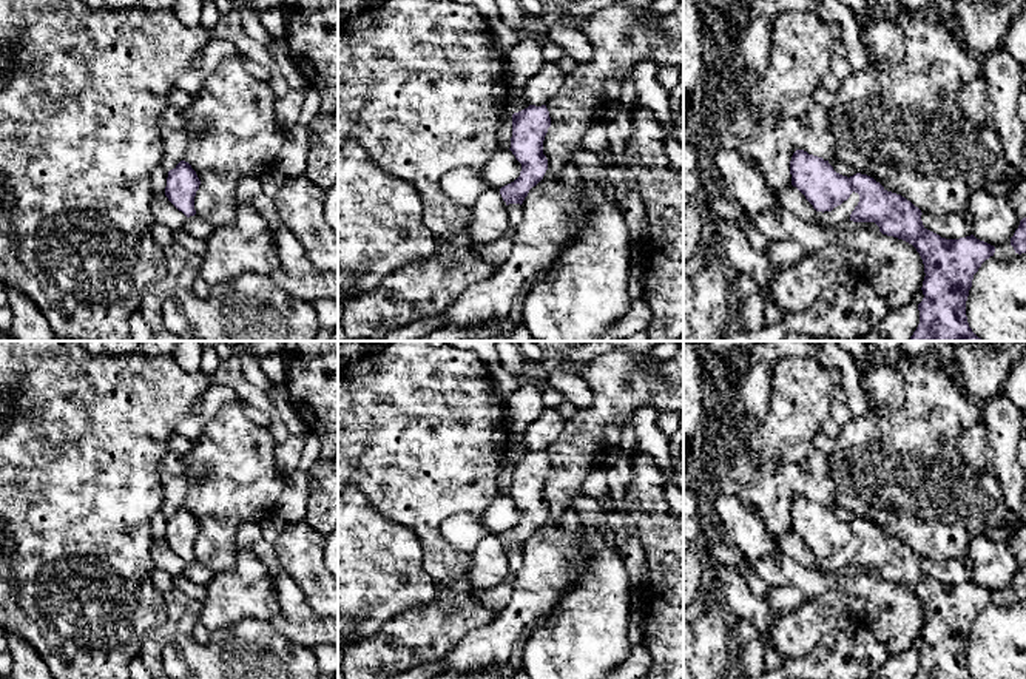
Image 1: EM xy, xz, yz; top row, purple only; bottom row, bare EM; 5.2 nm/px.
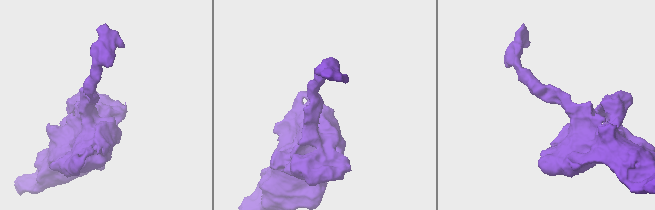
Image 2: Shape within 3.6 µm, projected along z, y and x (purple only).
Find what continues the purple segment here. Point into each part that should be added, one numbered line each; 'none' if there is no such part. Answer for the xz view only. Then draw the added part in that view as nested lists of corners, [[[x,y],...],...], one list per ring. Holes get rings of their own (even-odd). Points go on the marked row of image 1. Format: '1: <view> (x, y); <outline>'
none

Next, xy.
none

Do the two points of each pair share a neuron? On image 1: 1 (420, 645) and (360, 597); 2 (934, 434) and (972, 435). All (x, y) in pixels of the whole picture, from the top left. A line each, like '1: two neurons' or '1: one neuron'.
1: two neurons
2: two neurons

